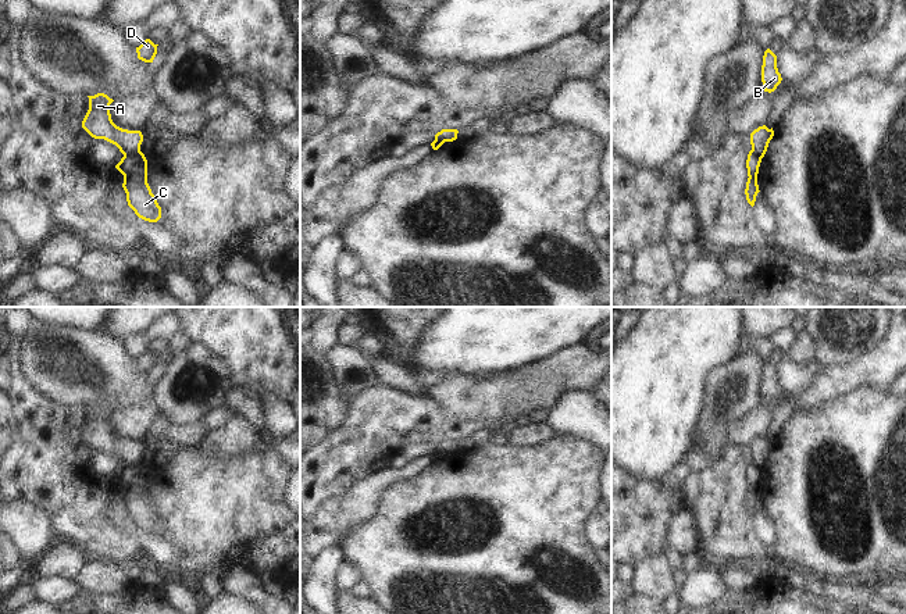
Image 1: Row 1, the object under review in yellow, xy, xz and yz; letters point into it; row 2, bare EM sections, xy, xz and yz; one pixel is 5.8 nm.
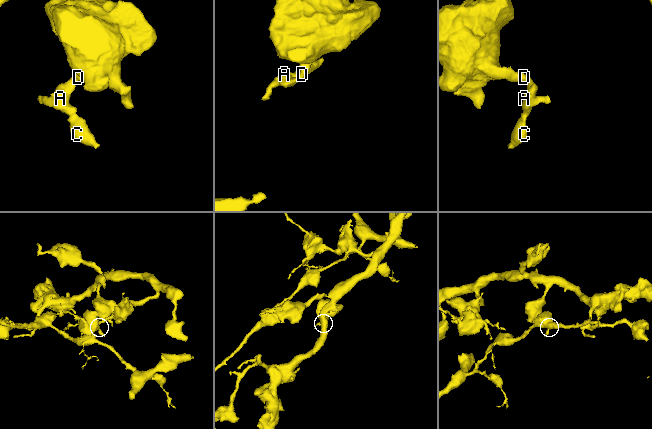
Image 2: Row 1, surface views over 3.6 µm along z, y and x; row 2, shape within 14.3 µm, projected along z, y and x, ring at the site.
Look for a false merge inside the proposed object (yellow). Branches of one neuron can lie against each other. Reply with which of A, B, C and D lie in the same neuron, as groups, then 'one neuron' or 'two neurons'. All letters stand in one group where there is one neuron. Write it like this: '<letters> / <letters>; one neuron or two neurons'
A B D / C; two neurons

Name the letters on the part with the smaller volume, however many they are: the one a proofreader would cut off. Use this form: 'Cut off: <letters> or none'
Cut off: C

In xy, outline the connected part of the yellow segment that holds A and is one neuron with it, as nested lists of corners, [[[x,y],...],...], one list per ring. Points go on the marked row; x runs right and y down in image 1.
[[[104,93],[89,97],[89,110],[82,121],[82,128],[94,139],[104,139],[115,144],[125,154],[139,153],[143,142],[140,131],[128,131],[117,126],[110,114],[114,101]]]

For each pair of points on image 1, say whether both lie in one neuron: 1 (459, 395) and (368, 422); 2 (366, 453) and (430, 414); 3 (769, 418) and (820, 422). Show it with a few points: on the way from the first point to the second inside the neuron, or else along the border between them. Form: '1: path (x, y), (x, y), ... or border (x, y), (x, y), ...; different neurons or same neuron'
1: border (427, 395), (449, 414), (464, 420); different neurons
2: path (381, 438), (400, 418), (414, 418); same neuron
3: border (805, 410), (788, 413), (771, 432); different neurons

